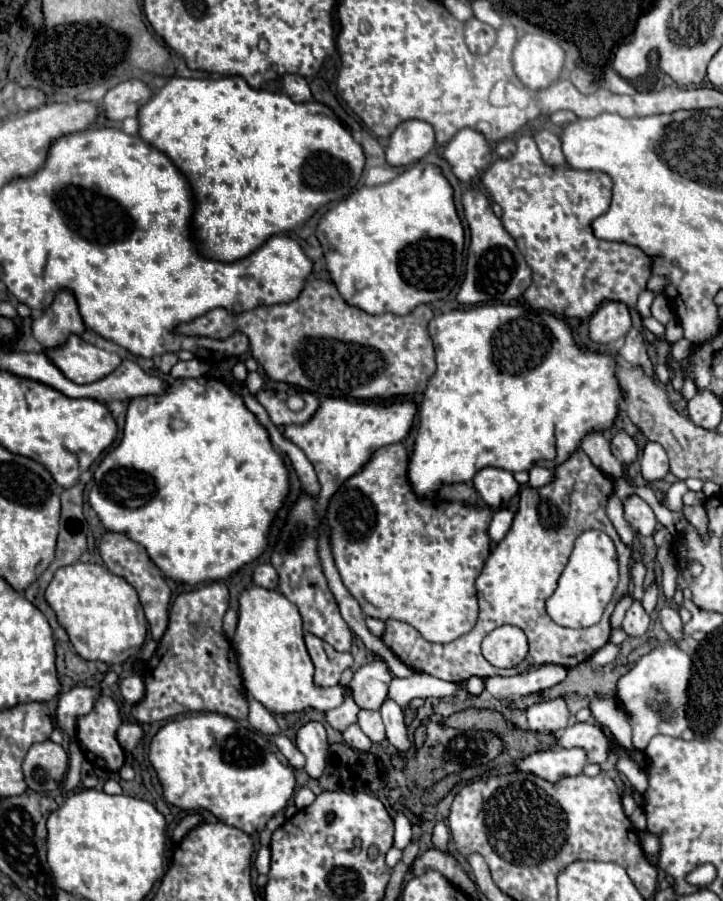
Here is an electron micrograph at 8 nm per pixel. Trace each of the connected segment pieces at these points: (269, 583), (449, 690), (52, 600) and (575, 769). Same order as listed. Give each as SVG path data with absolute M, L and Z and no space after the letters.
M270 563L258 565L254 569L254 583L264 587L264 589L278 589L278 573L276 573L276 569Z
M414 673L408 678L393 677L388 697L394 699L400 707L406 707L416 697L454 697L458 693L460 685L448 683L442 679L436 679L426 673Z
M78 561L60 567L46 589L46 601L56 611L58 623L66 629L76 653L84 659L120 665L126 659L136 657L136 651L144 645L148 629L144 629L136 617L136 589L124 581L124 577L116 577L102 565Z
M554 747L548 751L538 751L538 753L528 755L526 759L518 761L516 767L520 771L534 773L554 783L568 775L580 775L586 763L588 763L588 755L580 747L574 747L574 749Z

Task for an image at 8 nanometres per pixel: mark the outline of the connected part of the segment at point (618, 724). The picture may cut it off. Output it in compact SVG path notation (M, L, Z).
M592 699L592 703L588 707L592 711L594 721L598 721L602 727L606 727L614 735L614 741L622 749L630 751L632 749L632 733L630 733L628 719L624 717L618 701L616 699Z

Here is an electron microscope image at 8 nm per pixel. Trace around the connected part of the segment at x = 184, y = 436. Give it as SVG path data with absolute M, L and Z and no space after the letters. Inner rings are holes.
M210 377L174 379L170 383L170 387L160 395L146 395L146 397L130 399L130 405L128 405L128 411L126 411L126 425L124 425L122 441L120 441L118 447L114 447L110 453L106 453L106 457L102 459L98 469L94 471L94 481L96 481L96 485L90 491L90 505L98 513L102 525L108 531L124 533L132 541L140 543L166 577L170 577L174 581L190 583L190 585L204 583L204 581L226 579L230 573L234 573L234 571L242 569L244 565L252 563L254 559L258 559L268 547L270 525L272 525L278 509L284 505L284 501L288 497L288 491L290 491L288 469L282 461L282 455L272 447L268 429L264 425L260 425L258 417L252 411L248 411L248 407L244 405L242 395L238 395L224 381L210 379Z

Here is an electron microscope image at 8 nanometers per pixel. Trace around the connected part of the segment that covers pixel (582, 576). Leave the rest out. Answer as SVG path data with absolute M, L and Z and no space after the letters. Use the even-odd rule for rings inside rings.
M587 530L581 533L574 544L572 557L560 575L558 587L546 601L548 615L564 627L584 629L600 621L612 593L618 585L618 555L612 539L602 531Z

